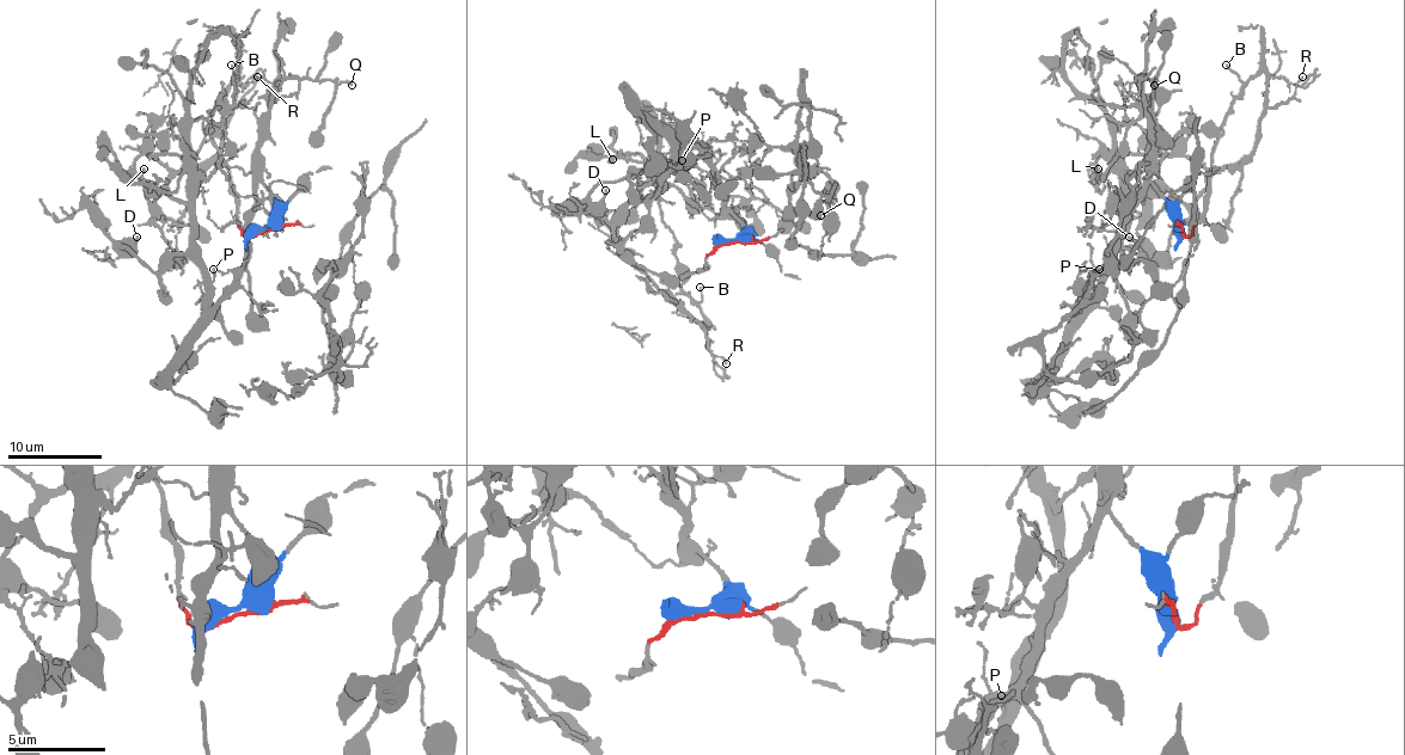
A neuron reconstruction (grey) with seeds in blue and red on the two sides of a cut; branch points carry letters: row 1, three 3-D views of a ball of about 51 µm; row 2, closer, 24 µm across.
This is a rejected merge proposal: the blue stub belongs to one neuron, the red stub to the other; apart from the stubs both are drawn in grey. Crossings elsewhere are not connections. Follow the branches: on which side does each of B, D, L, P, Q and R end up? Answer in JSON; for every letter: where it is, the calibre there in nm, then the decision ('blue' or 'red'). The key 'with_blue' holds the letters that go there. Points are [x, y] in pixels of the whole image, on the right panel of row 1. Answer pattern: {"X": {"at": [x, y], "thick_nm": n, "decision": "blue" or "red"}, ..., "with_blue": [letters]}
{"B": {"at": [1226, 65], "thick_nm": 100, "decision": "red"}, "D": {"at": [1129, 237], "thick_nm": 200, "decision": "blue"}, "L": {"at": [1098, 169], "thick_nm": 130, "decision": "blue"}, "P": {"at": [1099, 269], "thick_nm": 160, "decision": "blue"}, "Q": {"at": [1154, 85], "thick_nm": 200, "decision": "blue"}, "R": {"at": [1302, 77], "thick_nm": 100, "decision": "red"}, "with_blue": ["D", "L", "P", "Q"]}

